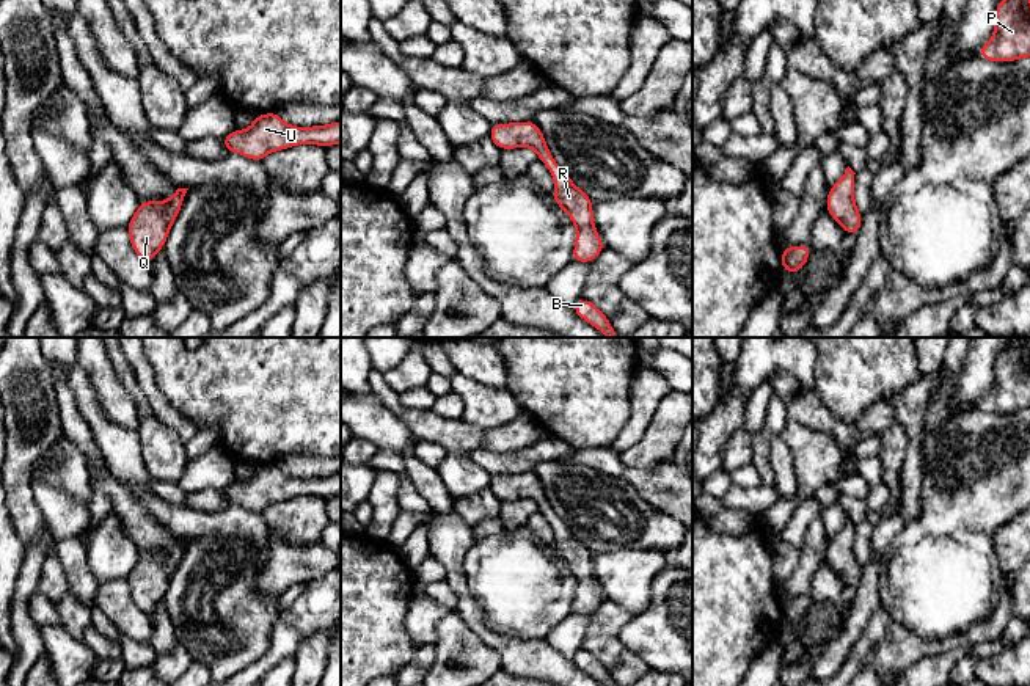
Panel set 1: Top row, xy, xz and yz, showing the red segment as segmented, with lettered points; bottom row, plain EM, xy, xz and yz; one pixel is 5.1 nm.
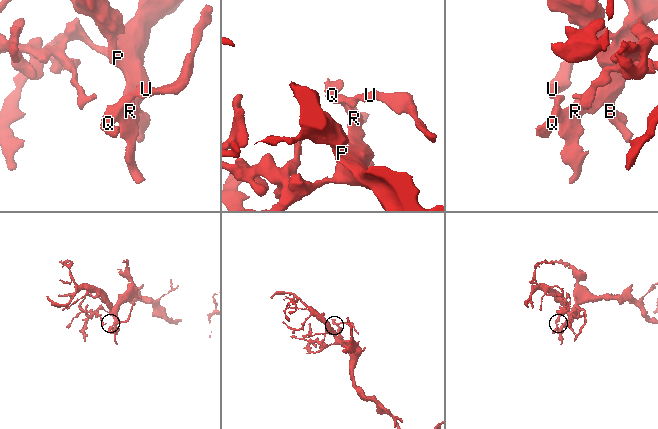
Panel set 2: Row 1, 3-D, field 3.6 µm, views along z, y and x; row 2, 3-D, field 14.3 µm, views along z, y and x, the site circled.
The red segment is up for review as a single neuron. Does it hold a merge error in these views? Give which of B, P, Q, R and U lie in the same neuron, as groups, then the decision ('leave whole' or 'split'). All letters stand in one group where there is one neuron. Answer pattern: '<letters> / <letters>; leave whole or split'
B P Q R U; leave whole

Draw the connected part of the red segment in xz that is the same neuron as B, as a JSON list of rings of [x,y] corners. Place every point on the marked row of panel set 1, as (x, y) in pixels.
[[[581,298],[573,305],[573,312],[603,331],[608,338],[617,338],[617,331],[611,327],[608,317],[590,301]]]

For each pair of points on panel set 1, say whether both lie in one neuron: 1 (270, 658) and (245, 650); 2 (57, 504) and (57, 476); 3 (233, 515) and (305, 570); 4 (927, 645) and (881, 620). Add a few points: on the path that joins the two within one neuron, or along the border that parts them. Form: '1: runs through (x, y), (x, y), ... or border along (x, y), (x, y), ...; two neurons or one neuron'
1: border along (277, 620), (269, 649), (241, 669); two neurons
2: border along (47, 452), (60, 460), (41, 478), (88, 506); two neurons
3: border along (269, 529), (270, 554), (267, 558); two neurons
4: border along (894, 623), (867, 655); two neurons

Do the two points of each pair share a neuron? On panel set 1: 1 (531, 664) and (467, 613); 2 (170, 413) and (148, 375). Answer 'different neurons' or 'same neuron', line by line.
1: same neuron
2: same neuron

